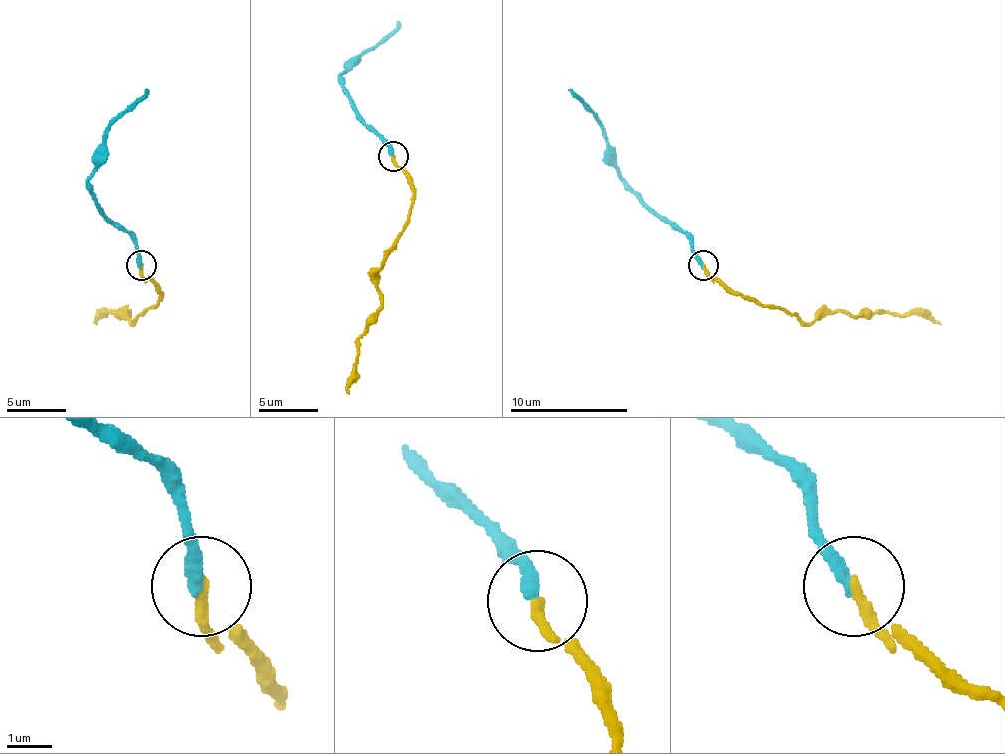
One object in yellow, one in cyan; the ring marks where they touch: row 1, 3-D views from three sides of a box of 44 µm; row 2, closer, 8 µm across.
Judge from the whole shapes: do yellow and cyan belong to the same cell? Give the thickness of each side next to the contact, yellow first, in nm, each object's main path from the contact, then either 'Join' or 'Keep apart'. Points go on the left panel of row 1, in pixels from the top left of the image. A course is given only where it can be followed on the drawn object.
Thickness 260 nm (yellow) against 320 nm. Course of yellow: (140, 264), (140, 273), (161, 291), (158, 303), (131, 323), (125, 312), (108, 312), (96, 323). Course of cyan: (140, 264), (134, 241), (105, 214), (90, 182), (105, 131), (146, 90). Join

